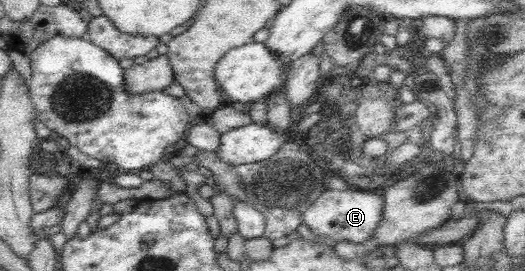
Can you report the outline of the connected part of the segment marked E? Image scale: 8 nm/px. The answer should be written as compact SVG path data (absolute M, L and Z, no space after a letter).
M355 188L347 191L328 189L305 211L303 223L310 227L313 231L313 236L324 235L324 237L332 237L336 241L345 239L346 241L350 241L350 243L366 245L375 236L375 231L378 229L383 218L383 209L384 202L381 192Z

